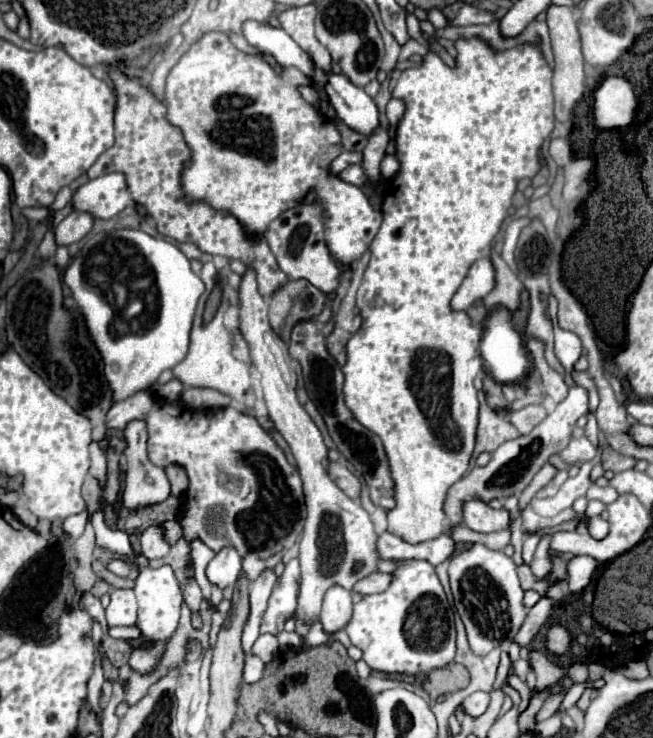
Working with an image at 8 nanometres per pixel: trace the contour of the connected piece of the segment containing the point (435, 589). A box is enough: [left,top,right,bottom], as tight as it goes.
[346,560,456,674]

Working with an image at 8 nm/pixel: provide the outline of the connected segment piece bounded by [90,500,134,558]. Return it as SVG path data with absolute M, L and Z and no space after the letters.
M102 500L98 510L90 514L90 522L96 530L96 544L98 546L104 546L108 550L114 550L114 552L120 552L120 554L126 554L130 558L134 558L134 552L130 548L130 540L128 540L128 534L122 532L122 530L110 530L106 524L104 524L104 510L106 510L106 502Z

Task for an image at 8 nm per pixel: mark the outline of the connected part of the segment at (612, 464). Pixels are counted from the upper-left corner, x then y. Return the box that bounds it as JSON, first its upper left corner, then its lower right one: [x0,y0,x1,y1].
[602,446,634,472]

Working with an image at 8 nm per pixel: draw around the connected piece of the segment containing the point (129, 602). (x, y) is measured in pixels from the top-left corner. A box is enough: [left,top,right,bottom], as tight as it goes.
[106,588,136,626]

